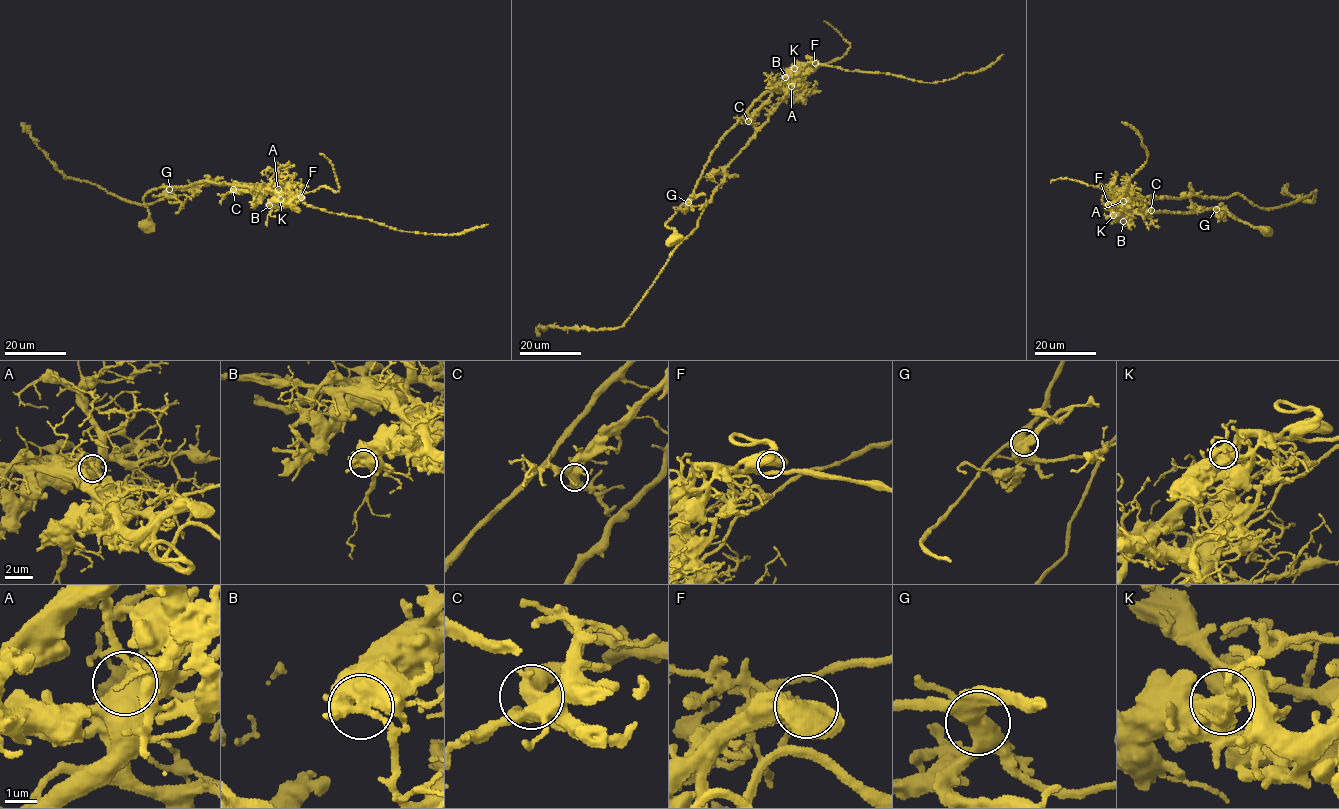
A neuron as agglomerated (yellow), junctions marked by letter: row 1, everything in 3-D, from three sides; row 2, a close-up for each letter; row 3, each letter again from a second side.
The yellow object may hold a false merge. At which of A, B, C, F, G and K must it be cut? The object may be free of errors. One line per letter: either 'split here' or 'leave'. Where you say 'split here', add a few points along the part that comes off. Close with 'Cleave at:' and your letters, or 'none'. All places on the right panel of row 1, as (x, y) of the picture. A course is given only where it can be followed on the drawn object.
A: leave
B: split here | (1123, 221), (1129, 199), (1239, 194), (1269, 209), (1316, 190), (1312, 202), (1282, 191), (1289, 183)
C: leave
F: leave
G: leave
K: leave
Cleave at: B

